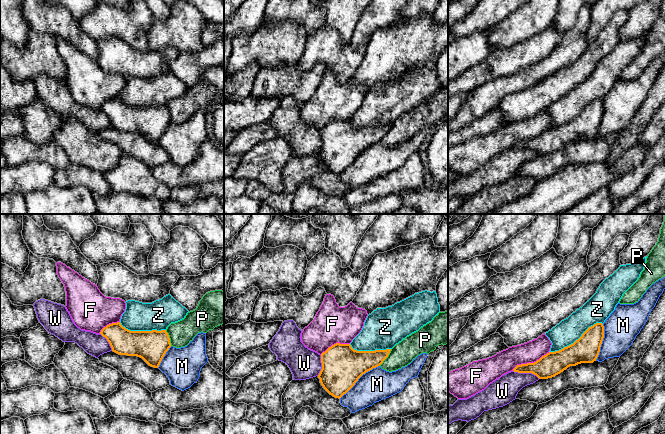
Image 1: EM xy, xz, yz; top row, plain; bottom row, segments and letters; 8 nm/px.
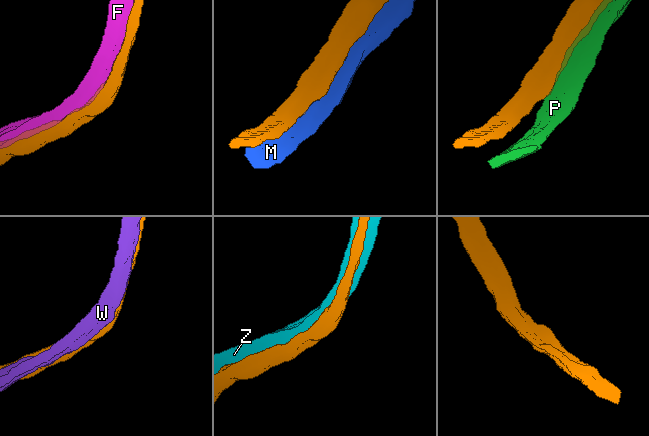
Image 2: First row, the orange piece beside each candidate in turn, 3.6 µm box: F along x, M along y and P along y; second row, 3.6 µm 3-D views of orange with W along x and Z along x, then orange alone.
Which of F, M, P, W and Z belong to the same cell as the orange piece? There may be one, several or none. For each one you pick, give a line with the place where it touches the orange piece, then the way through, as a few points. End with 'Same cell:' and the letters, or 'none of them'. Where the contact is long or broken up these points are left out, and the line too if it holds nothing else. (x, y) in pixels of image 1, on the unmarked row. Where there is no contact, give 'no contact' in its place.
Same cell: none of them

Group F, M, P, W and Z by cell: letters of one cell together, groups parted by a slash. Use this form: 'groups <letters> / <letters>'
groups F / M / P / W / Z

